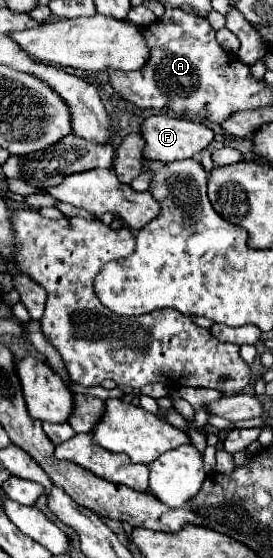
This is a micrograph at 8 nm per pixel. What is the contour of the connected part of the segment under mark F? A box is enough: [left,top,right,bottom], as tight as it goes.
[141,115,215,163]

